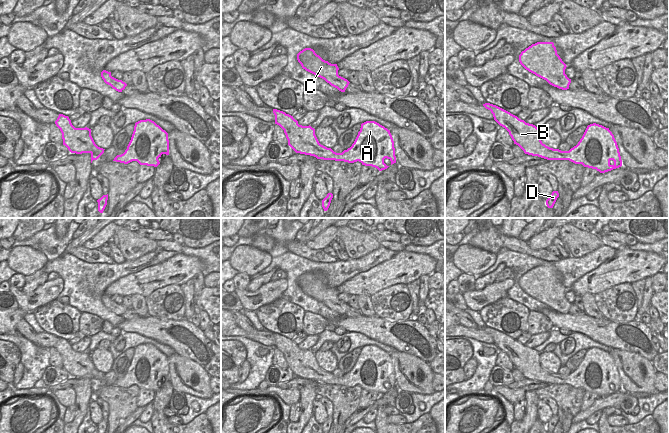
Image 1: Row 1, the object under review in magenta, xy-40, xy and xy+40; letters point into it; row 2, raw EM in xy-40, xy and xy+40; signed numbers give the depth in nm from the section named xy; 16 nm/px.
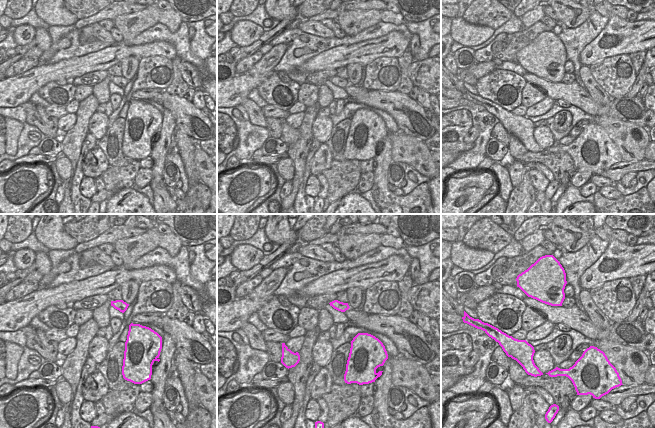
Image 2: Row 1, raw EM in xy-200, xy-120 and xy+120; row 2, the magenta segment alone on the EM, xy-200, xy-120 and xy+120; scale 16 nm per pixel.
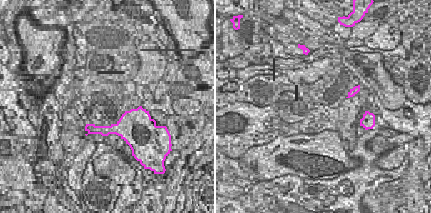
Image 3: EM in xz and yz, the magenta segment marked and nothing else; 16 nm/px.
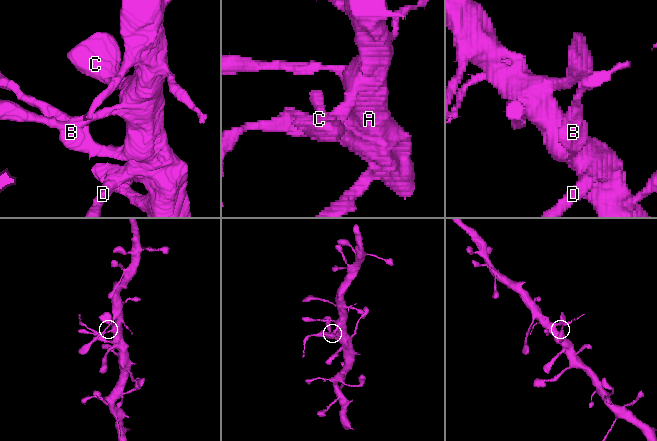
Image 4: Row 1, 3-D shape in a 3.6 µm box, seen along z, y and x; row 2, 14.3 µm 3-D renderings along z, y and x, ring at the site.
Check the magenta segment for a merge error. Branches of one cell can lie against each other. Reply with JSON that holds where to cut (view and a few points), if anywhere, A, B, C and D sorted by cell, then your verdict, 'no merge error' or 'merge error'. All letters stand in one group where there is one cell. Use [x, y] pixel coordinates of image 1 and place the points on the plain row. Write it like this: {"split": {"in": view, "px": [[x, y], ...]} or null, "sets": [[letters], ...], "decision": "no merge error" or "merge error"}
{"split": {"in": "xy+40", "px": [[567, 375], [564, 377], [563, 383]]}, "sets": [["A", "C", "D"], ["B"]], "decision": "merge error"}

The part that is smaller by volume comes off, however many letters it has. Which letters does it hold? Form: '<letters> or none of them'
B

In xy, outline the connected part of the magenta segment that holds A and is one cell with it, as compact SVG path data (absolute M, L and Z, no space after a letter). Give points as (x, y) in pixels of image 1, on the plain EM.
M366 345L362 347L360 355L352 370L347 374L344 374L340 379L340 385L348 387L359 385L362 389L375 391L379 395L389 391L384 387L385 382L391 385L391 389L396 387L394 365L390 354L375 345Z

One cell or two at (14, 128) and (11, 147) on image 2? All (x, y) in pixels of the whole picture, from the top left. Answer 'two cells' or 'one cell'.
one cell

